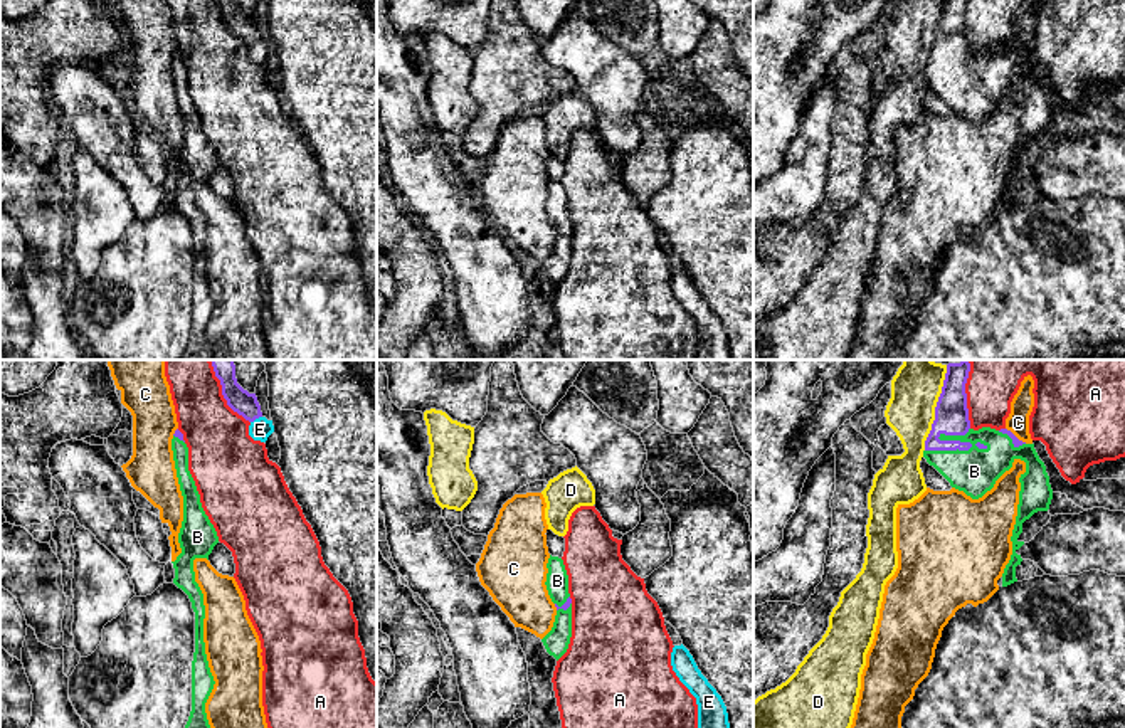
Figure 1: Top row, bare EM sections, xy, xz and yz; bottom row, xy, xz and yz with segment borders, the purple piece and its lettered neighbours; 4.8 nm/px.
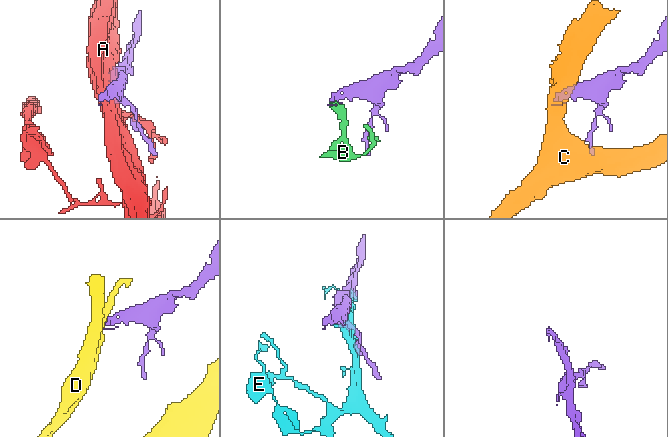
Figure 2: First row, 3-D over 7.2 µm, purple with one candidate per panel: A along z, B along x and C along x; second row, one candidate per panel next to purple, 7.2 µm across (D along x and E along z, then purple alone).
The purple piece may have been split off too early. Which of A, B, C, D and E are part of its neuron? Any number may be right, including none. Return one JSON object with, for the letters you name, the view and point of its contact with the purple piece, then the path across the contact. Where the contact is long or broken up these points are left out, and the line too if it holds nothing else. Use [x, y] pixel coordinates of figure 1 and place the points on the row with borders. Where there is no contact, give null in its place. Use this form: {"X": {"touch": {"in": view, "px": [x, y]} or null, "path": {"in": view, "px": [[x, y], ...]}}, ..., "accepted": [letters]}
{"B": {"touch": {"in": "yz", "px": [955, 449]}}, "accepted": ["B"]}

